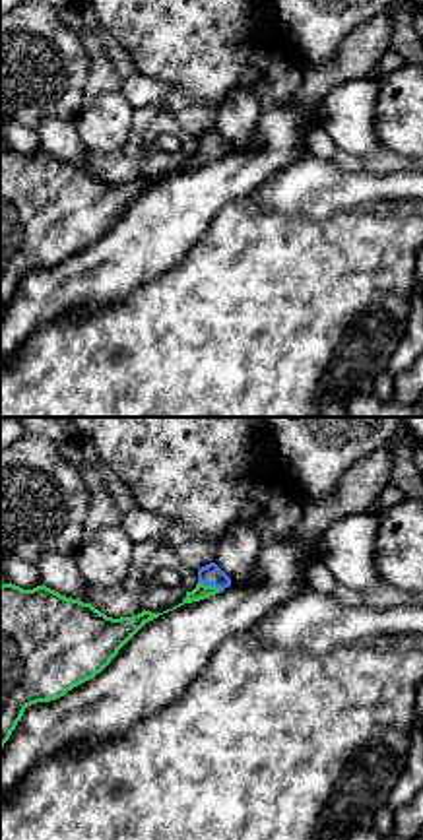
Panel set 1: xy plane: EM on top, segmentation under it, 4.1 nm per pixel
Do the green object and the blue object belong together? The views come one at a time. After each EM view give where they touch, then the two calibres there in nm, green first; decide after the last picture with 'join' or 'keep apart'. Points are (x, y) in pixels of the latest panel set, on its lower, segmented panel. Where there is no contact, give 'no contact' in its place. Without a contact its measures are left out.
(210, 586) | 60/90 nm

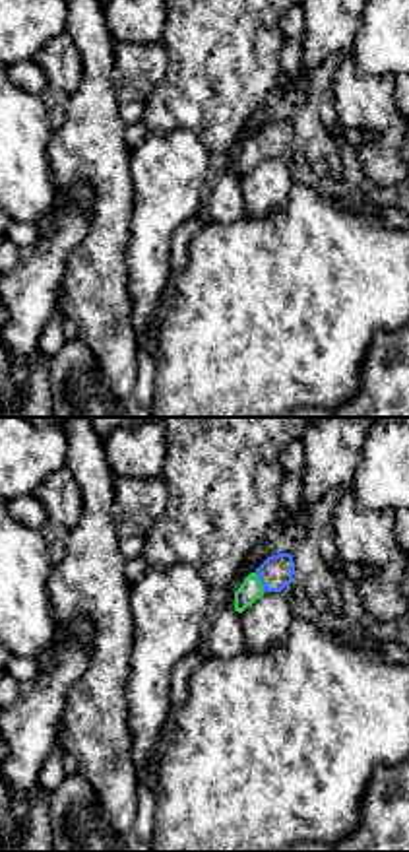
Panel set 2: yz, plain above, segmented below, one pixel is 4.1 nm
(260, 583) | 90/140 nm

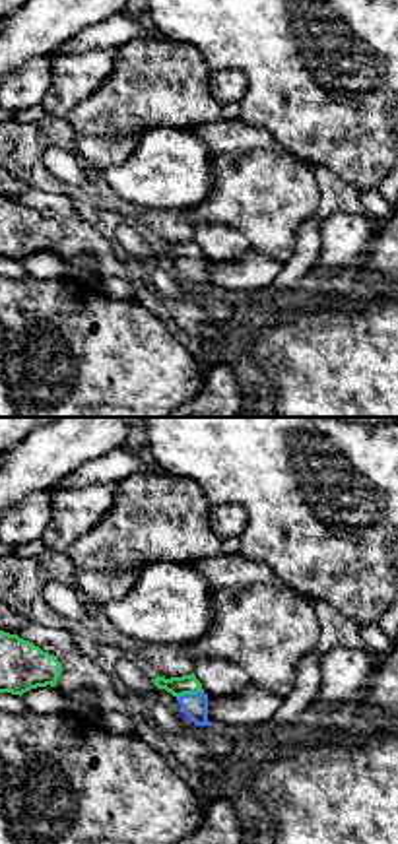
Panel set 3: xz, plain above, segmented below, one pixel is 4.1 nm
(189, 693) | 80/100 nm

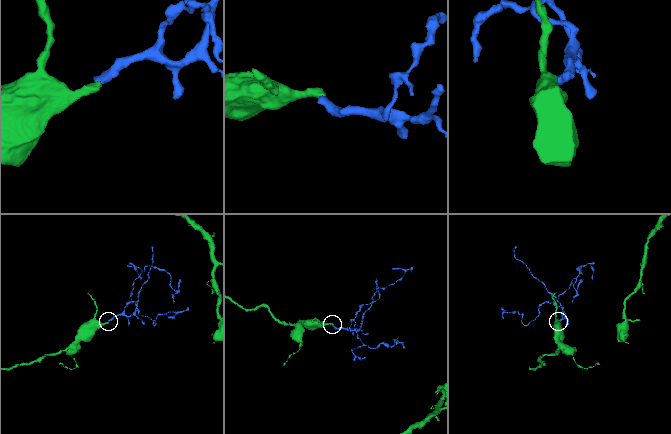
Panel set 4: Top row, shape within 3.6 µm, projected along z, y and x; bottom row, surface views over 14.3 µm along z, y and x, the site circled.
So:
join

